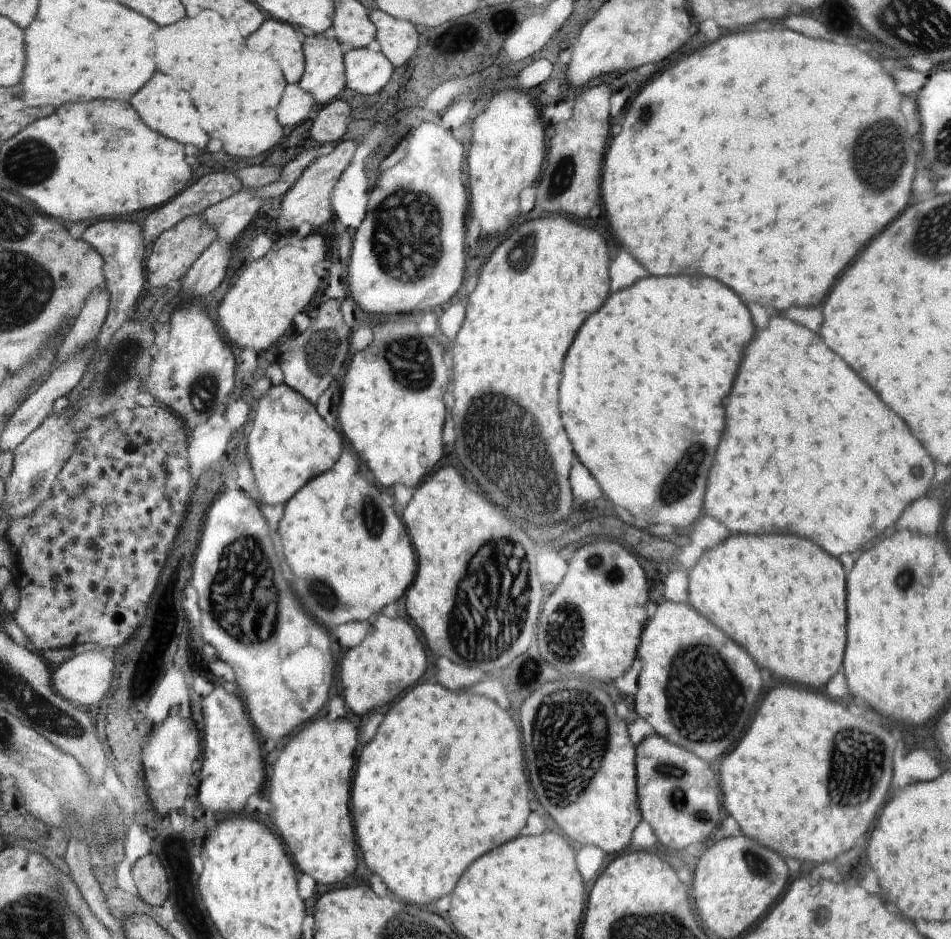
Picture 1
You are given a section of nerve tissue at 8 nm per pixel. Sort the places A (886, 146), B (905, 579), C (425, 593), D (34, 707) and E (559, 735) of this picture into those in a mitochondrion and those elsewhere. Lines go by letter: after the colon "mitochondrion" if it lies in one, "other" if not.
A: mitochondrion
B: mitochondrion
C: other
D: mitochondrion
E: mitochondrion

